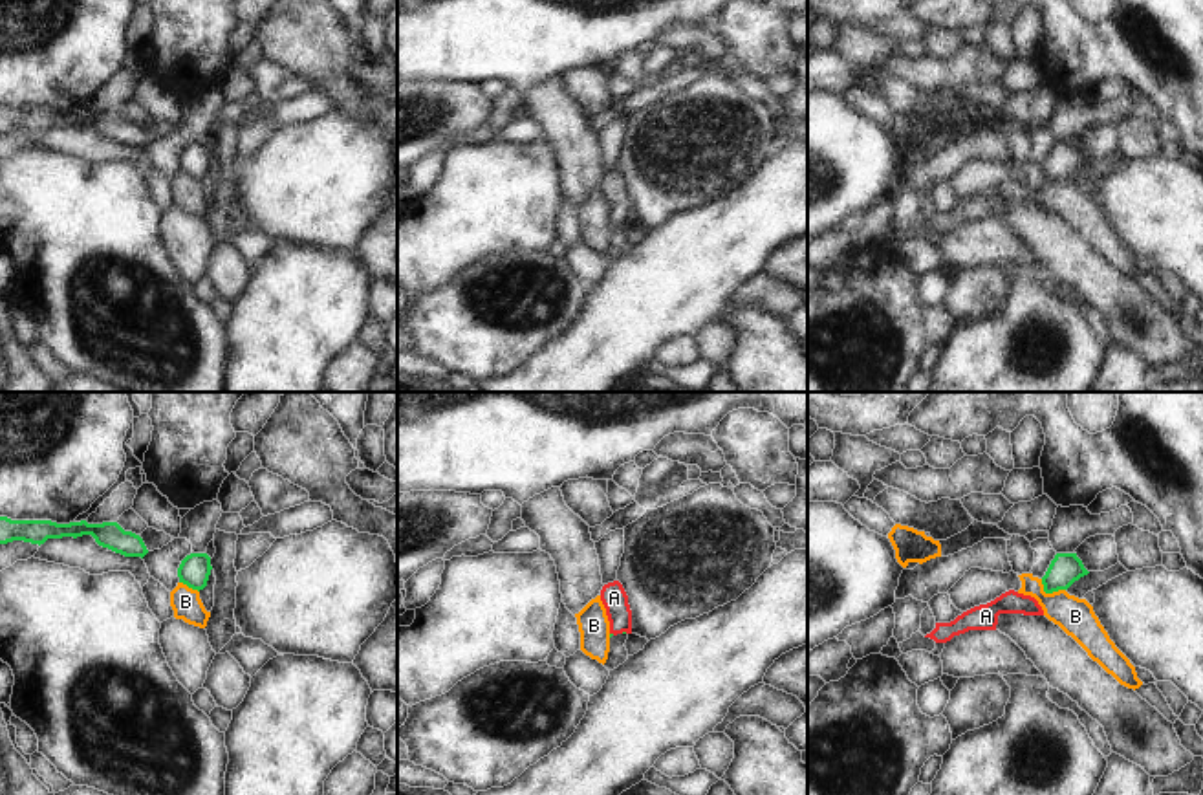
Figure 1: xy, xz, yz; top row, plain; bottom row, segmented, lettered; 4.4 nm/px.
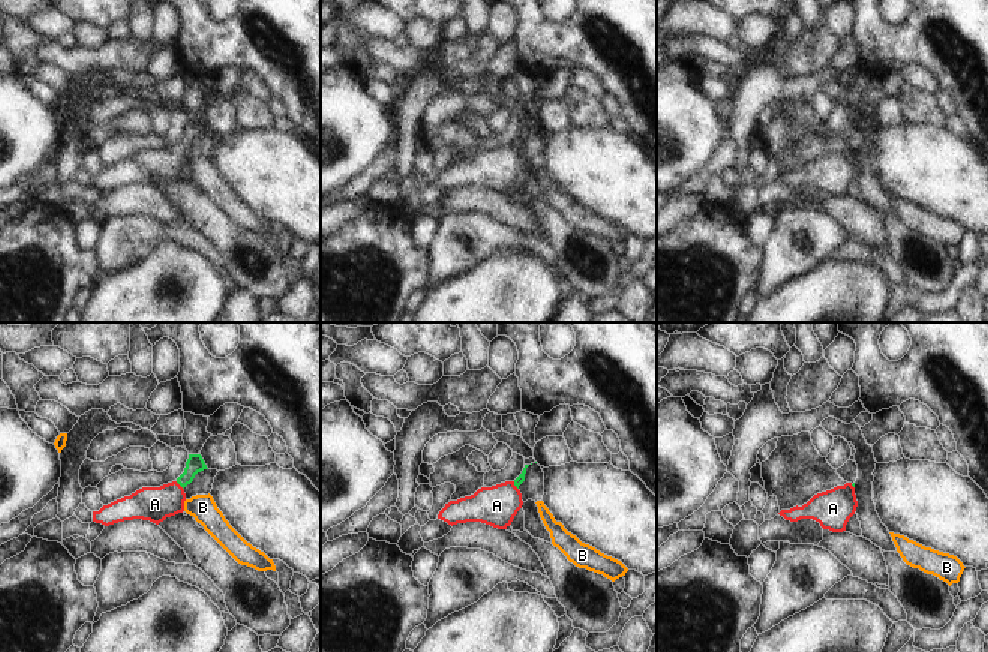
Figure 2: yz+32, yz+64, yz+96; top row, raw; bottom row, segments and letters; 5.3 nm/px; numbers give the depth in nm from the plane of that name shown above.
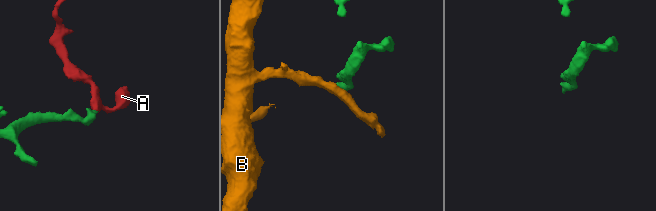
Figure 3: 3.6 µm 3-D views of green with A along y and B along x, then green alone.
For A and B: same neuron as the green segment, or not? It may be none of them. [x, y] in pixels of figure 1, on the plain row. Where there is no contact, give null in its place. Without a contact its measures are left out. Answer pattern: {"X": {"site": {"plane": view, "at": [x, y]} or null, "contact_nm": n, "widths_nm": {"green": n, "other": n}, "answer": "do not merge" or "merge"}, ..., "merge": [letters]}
{"A": {"site": null, "answer": "merge"}, "B": {"site": {"plane": "yz", "at": [1050, 182]}, "contact_nm": 120, "widths_nm": {"green": 140, "other": 160}, "answer": "do not merge"}, "merge": ["A"]}

